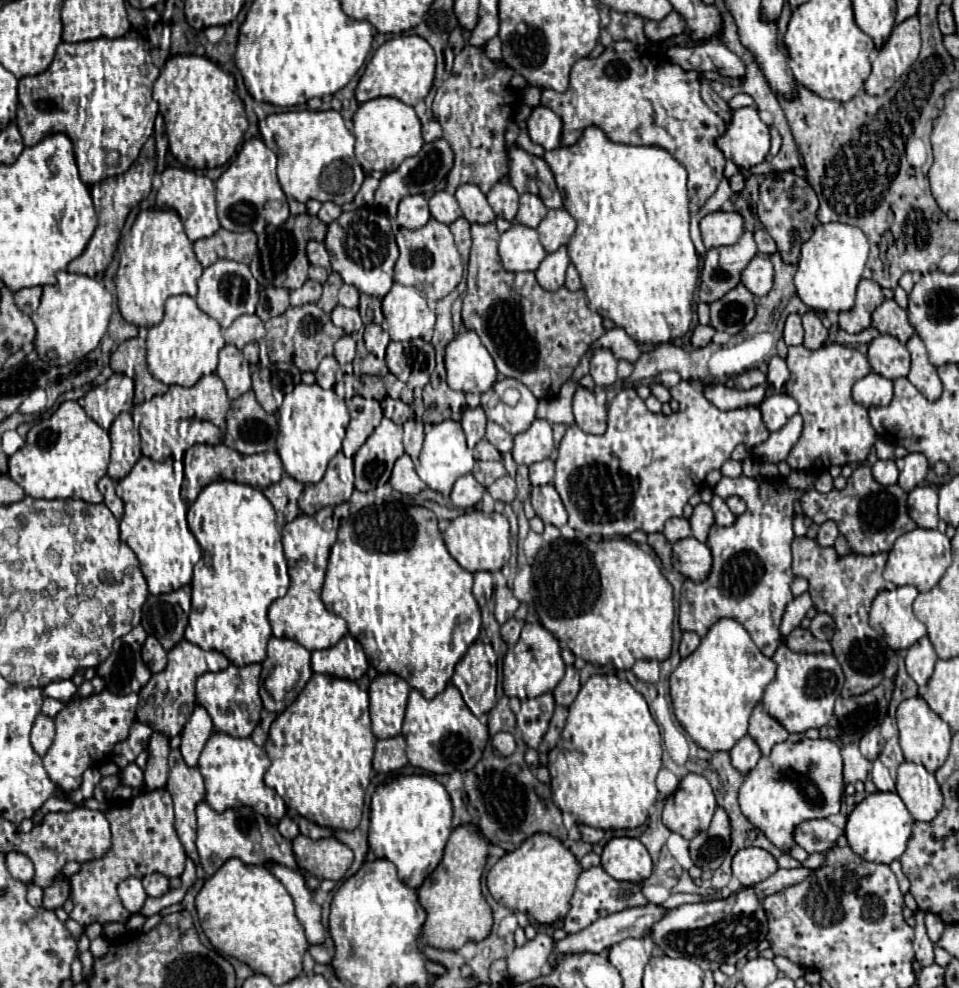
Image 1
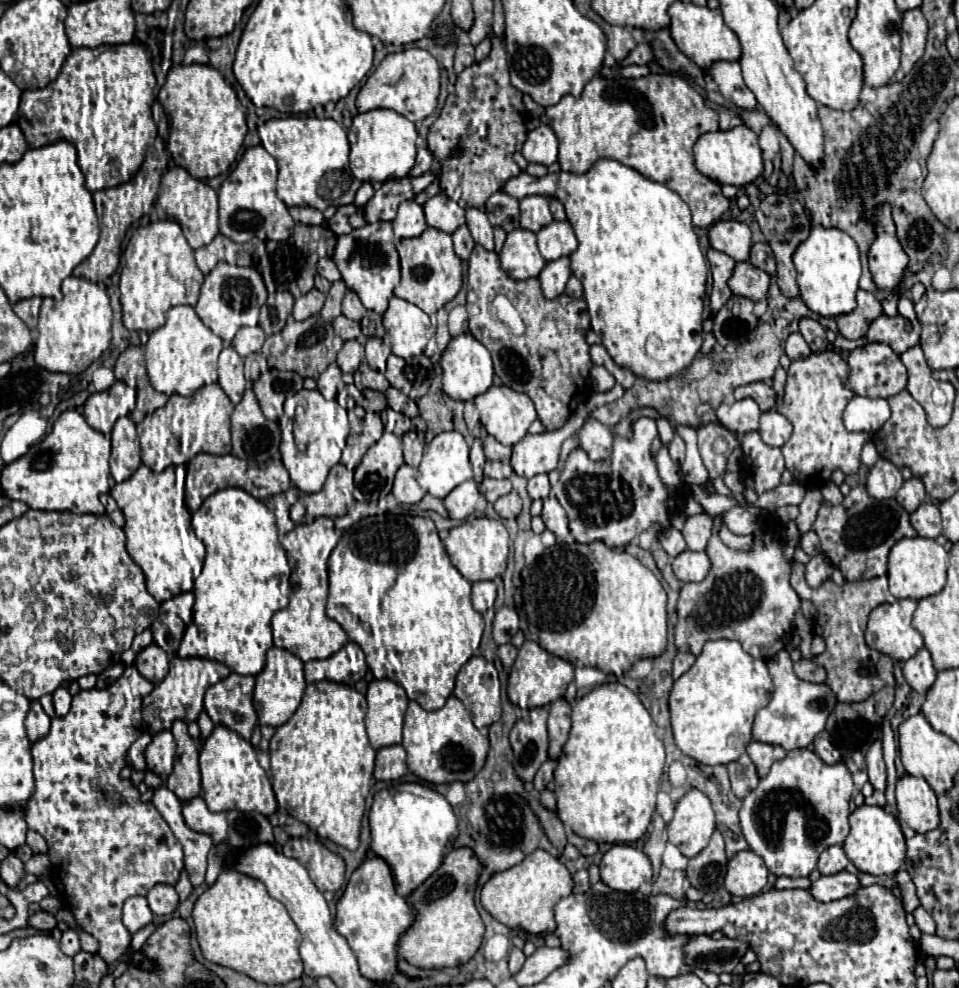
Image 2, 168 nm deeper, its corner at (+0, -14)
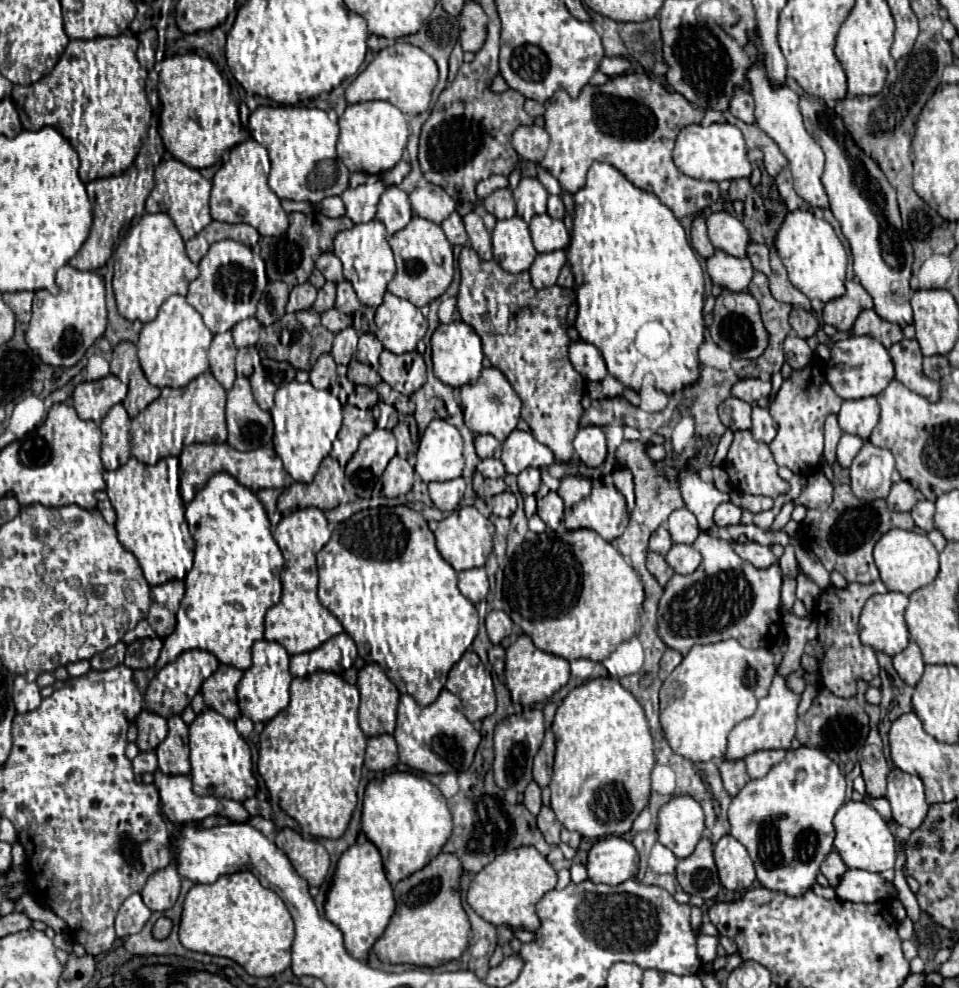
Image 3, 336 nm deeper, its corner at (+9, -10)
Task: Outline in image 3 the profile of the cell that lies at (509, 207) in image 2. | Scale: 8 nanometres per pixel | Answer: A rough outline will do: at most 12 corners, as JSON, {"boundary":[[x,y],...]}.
{"boundary":[[508,188],[492,192],[484,210],[498,220],[512,218],[516,204]]}

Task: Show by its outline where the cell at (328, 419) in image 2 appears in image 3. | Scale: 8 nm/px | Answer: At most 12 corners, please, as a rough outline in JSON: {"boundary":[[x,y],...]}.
{"boundary":[[278,388],[274,448],[296,482],[312,482],[343,422],[334,388]]}

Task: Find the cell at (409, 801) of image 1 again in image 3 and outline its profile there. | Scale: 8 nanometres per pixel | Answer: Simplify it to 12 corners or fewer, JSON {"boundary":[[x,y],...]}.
{"boundary":[[426,778],[366,786],[362,830],[390,884],[442,852],[452,816]]}

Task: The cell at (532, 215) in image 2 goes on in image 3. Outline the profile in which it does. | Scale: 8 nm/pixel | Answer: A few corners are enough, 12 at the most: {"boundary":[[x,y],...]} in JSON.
{"boundary":[[522,178],[514,190],[526,222],[546,212],[548,192],[538,178]]}

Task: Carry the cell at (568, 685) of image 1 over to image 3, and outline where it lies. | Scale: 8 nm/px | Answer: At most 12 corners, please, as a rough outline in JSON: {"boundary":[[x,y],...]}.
{"boundary":[[546,730],[534,756],[534,782],[550,784],[554,764],[554,734]]}

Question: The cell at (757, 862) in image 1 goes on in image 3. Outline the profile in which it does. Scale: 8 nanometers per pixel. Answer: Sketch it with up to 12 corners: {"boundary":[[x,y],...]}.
{"boundary":[[730,834],[714,844],[718,876],[728,890],[756,880],[746,848]]}

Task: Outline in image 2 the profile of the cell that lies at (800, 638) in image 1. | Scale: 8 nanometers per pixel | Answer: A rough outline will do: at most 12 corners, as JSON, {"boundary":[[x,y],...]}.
{"boundary":[[801,658],[793,668],[801,680],[825,682],[827,670],[813,658]]}

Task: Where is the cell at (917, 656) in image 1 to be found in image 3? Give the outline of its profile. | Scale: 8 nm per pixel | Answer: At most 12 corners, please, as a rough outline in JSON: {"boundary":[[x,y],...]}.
{"boundary":[[916,642],[894,656],[894,668],[908,686],[924,674]]}

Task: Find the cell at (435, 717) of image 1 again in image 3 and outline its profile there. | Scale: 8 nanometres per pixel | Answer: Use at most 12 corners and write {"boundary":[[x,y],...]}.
{"boundary":[[442,690],[430,706],[400,696],[400,762],[428,774],[464,772],[480,732]]}

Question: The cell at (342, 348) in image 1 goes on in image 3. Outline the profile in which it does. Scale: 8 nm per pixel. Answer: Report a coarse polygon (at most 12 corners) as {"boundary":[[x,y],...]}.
{"boundary":[[348,326],[334,338],[336,364],[348,364],[356,352],[358,332]]}

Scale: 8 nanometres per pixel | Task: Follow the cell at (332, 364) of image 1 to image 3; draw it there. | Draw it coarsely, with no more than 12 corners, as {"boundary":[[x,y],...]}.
{"boundary":[[322,354],[310,370],[314,388],[330,388],[336,378],[336,362]]}

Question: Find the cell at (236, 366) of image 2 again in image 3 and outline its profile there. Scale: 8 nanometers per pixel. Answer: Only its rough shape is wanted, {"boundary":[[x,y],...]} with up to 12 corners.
{"boundary":[[230,332],[216,334],[208,360],[214,378],[230,390],[236,346]]}

